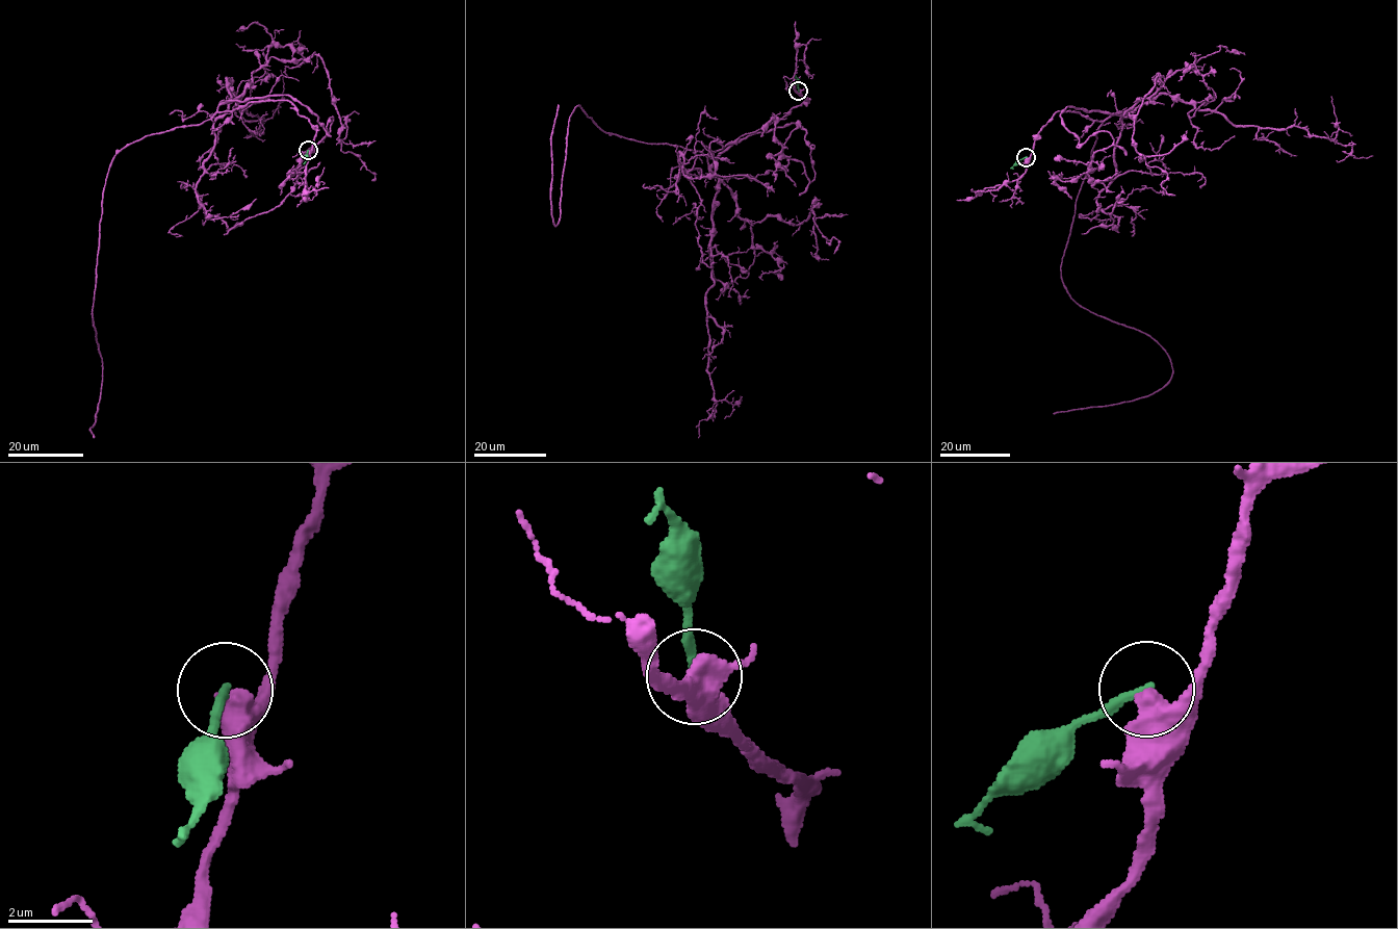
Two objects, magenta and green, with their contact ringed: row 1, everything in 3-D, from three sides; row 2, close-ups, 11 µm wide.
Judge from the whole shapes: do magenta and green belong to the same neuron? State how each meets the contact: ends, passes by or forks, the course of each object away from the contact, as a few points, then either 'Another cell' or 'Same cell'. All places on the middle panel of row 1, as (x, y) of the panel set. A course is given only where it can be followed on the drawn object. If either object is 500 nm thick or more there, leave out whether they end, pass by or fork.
Course of magenta: (798, 92), (807, 101), (704, 156), (610, 133), (577, 106), (568, 122), (555, 226), (551, 139), (558, 104). Course of green: (798, 92), (796, 75). Another cell

